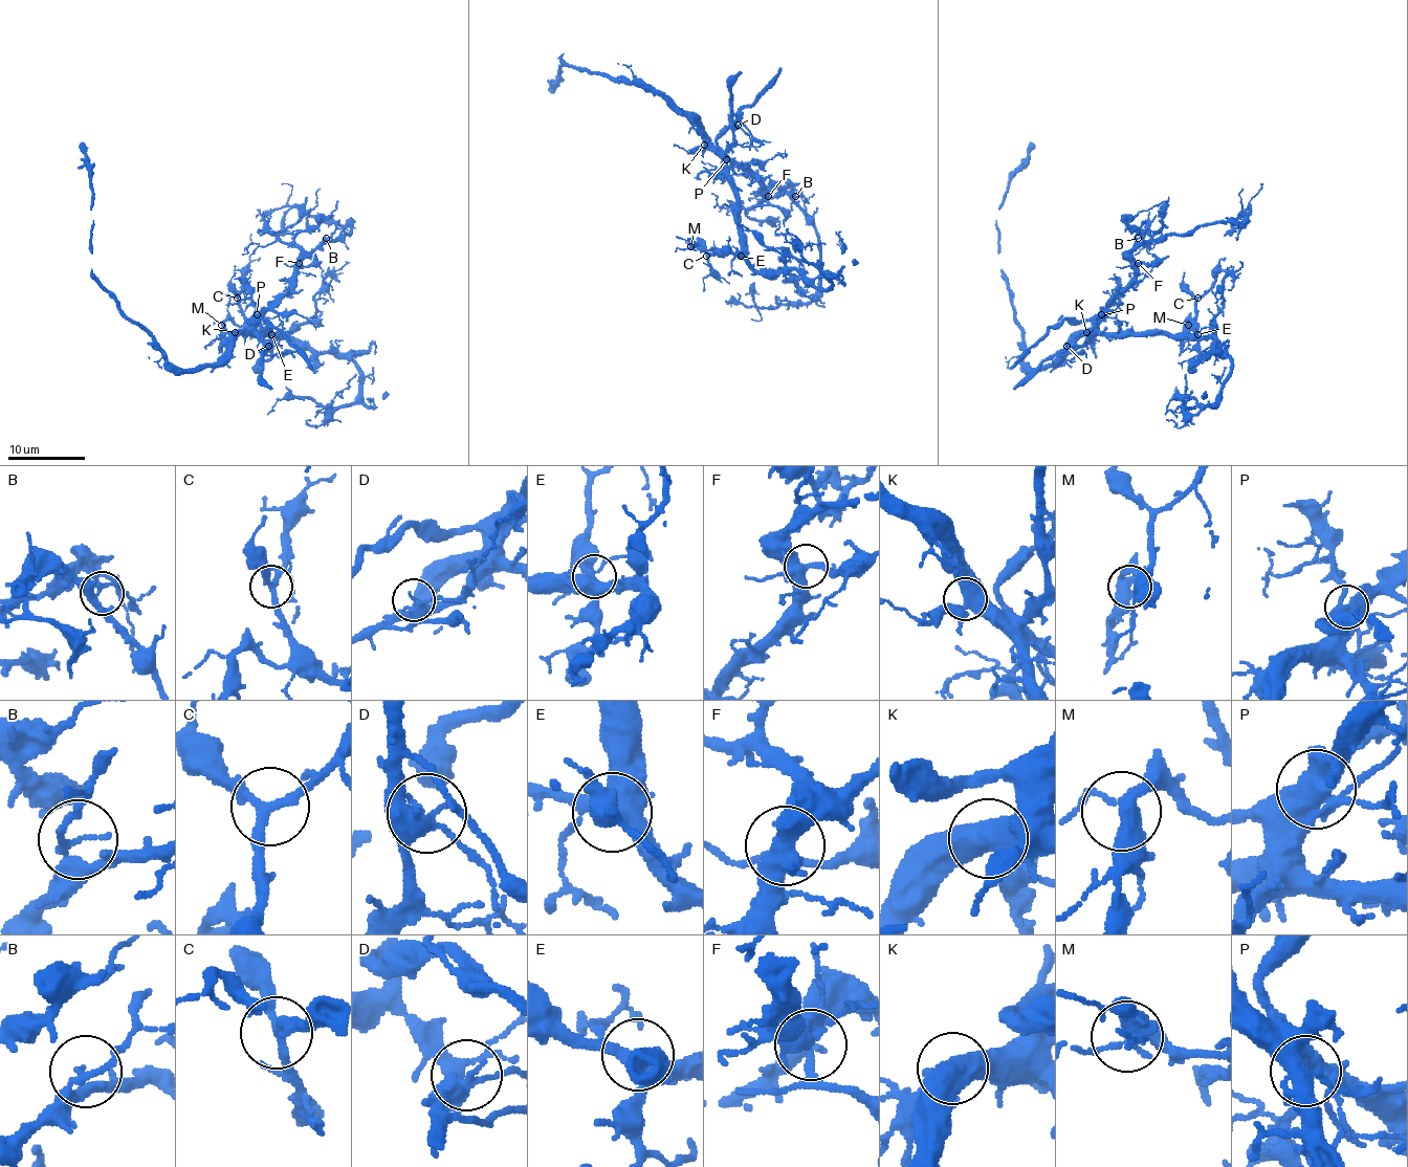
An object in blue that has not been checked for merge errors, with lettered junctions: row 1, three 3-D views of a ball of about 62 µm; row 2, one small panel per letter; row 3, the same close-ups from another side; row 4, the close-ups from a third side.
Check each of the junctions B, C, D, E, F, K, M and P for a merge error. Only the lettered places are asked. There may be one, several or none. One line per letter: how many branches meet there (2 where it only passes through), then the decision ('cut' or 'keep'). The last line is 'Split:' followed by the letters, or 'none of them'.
B: branches 2; keep
C: branches 3; keep
D: branches 3; keep
E: branches 5; keep
F: branches 5; keep
K: branches 3; keep
M: branches 3; keep
P: branches 6; keep
Split: none of them

